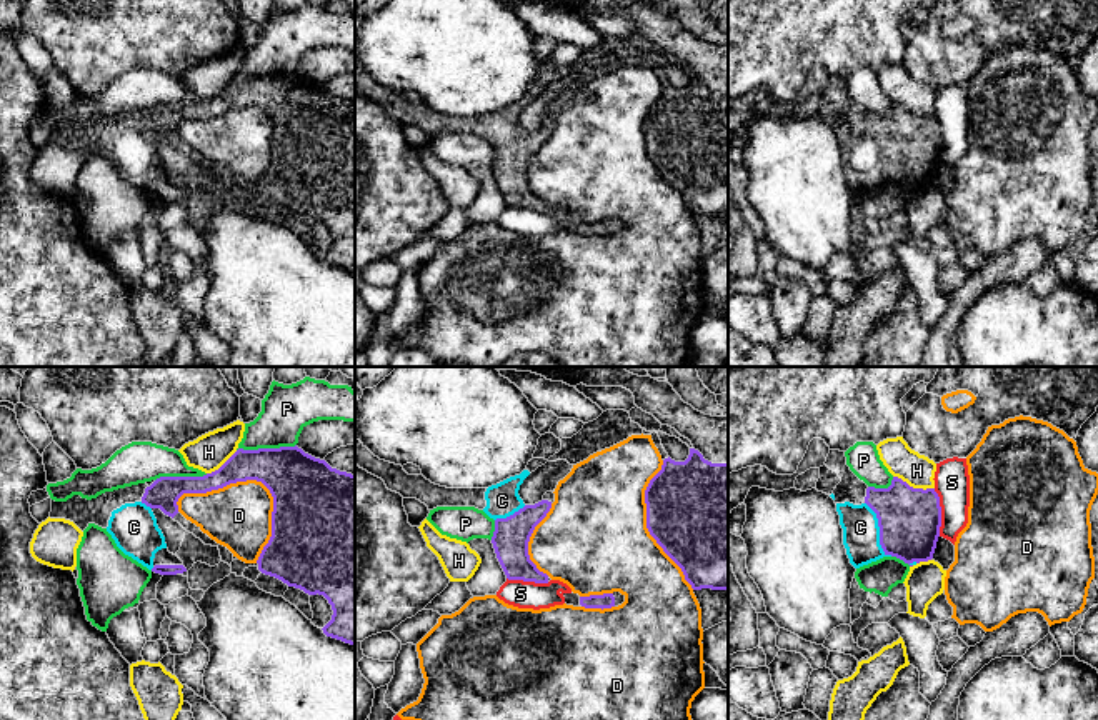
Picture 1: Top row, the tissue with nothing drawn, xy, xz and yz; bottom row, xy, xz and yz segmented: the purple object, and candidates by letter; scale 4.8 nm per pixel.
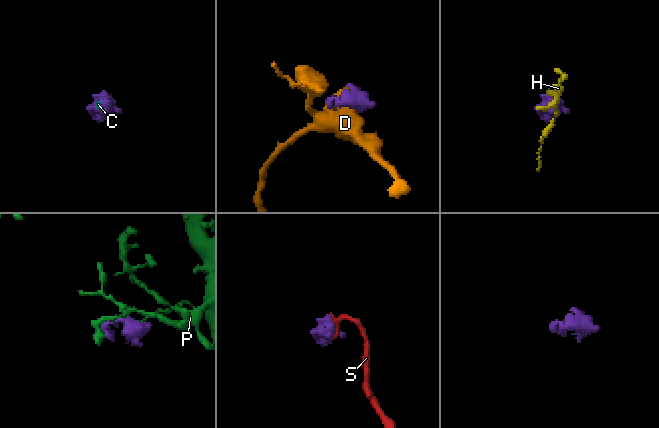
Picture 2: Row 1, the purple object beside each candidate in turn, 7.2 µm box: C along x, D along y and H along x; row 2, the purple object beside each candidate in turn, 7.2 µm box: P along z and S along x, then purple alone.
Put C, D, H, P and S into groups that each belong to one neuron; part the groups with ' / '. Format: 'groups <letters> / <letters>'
groups C / D / H / P / S

